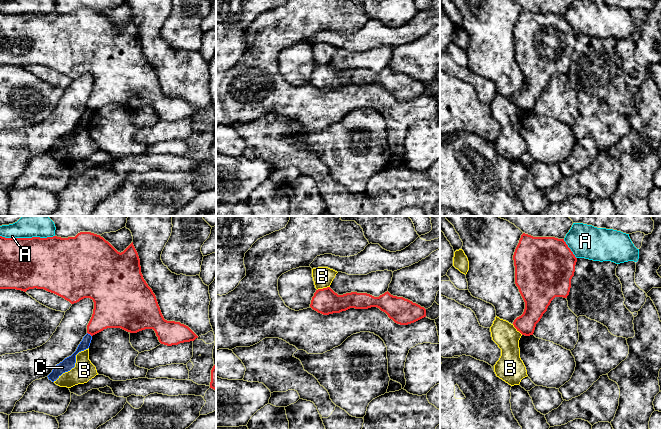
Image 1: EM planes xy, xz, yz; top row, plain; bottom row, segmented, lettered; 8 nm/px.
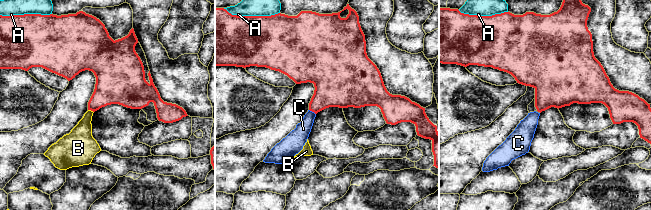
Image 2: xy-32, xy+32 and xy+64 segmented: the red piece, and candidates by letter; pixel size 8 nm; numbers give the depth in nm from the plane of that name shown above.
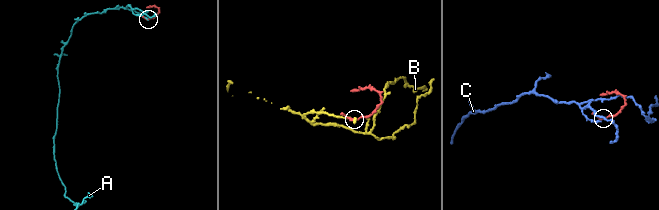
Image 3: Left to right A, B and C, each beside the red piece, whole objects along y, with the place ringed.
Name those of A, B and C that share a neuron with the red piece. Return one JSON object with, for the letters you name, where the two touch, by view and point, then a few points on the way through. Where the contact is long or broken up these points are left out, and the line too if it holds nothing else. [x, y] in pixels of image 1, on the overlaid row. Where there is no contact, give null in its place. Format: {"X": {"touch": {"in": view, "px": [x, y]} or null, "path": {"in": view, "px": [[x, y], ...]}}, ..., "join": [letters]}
{"join": []}

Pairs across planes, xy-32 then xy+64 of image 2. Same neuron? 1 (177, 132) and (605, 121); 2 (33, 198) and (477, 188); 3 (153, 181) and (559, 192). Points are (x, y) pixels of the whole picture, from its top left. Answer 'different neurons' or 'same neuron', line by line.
1: different neurons
2: different neurons
3: different neurons

